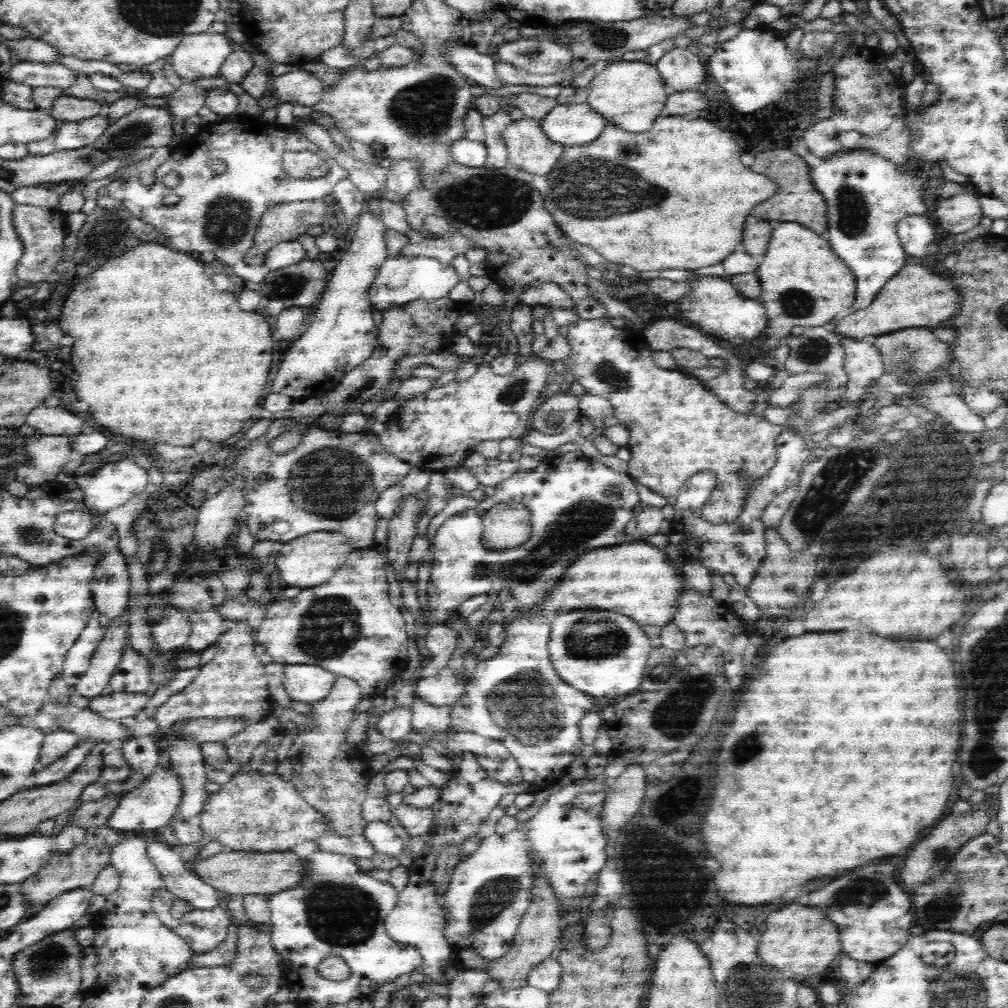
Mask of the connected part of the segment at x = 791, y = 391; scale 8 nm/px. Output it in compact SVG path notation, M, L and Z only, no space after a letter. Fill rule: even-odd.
M814 372L789 375L778 388L772 388L768 398L768 407L788 408L799 398L804 386L820 382L822 378L828 379L828 376Z

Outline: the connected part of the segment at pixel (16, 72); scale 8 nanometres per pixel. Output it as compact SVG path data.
M15 60L8 72L8 78L28 86L57 86L67 91L76 84L78 72L58 63L36 64Z

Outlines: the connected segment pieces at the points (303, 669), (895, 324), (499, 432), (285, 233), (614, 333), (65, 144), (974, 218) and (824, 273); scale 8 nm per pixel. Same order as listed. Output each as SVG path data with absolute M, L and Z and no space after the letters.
M290 664L284 667L283 685L291 700L316 704L324 700L337 676L313 664Z
M907 262L890 280L887 280L870 308L866 308L864 312L848 314L846 318L834 320L834 322L842 337L853 340L876 338L880 334L908 328L920 328L920 326L932 330L934 326L952 318L960 306L959 288L954 286L954 282L955 280L938 276L923 263Z
M532 358L516 366L513 372L500 376L491 370L486 359L475 375L463 382L457 380L441 388L429 389L424 394L410 400L404 409L395 411L386 425L386 430L379 436L384 448L411 467L426 471L447 472L463 464L472 448L487 440L504 438L524 439L534 410L539 406L544 392L554 377L551 362Z
M322 199L276 204L267 208L263 216L260 216L260 222L255 230L253 244L244 255L243 262L248 264L248 266L262 266L265 264L267 252L273 246L284 241L296 241L296 238L300 234L306 232L308 226L314 226L314 224L322 225L324 220L326 220L326 212L326 204L324 204Z
M579 318L576 322L568 325L567 327L568 335L566 336L566 339L568 340L568 345L570 345L570 354L568 359L562 361L564 363L564 367L570 370L574 380L578 381L580 386L584 387L586 393L602 398L610 403L610 405L612 405L612 409L615 410L615 417L628 429L628 432L630 432L628 448L630 449L632 458L630 459L628 465L628 476L637 479L644 484L644 486L648 486L650 490L658 492L660 496L670 498L670 496L677 496L680 488L683 487L683 484L686 483L688 479L692 479L696 476L698 472L710 471L711 473L714 473L714 477L716 477L716 479L714 488L708 496L708 500L703 504L701 511L702 518L707 520L710 524L724 524L726 522L736 520L736 518L738 518L738 514L742 512L742 506L744 506L746 480L766 477L767 473L776 462L775 440L781 433L781 430L783 429L782 426L766 421L762 415L752 415L750 412L744 414L732 411L731 408L726 407L726 405L718 400L718 398L715 398L712 394L710 394L707 388L704 387L704 383L692 374L686 374L681 370L673 371L658 368L652 359L653 350L649 348L646 338L643 334L634 331L633 329L628 327L614 328L610 321L608 321L608 318L596 320L582 320Z
M106 114L80 122L62 122L53 138L56 151L75 151L93 145L108 128Z
M963 191L952 198L943 198L934 211L937 222L952 235L964 234L986 218L983 213L980 197Z
M798 223L780 224L772 232L768 252L763 257L756 273L761 284L759 300L766 309L768 328L755 346L769 356L784 344L792 328L824 326L834 320L838 312L850 308L856 298L854 272L834 254L828 240L811 228Z

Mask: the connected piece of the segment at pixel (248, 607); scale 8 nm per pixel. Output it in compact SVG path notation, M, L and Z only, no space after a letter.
M246 596L238 600L222 600L216 606L212 606L216 612L220 612L220 617L224 620L234 620L234 622L246 621L252 628L258 628L264 619L264 608L258 602L250 602Z

